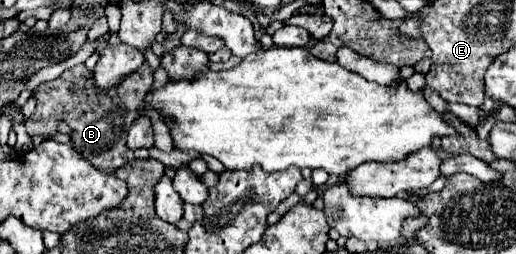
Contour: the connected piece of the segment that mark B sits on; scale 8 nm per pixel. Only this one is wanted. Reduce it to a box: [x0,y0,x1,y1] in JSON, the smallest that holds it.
[25,62,153,174]

